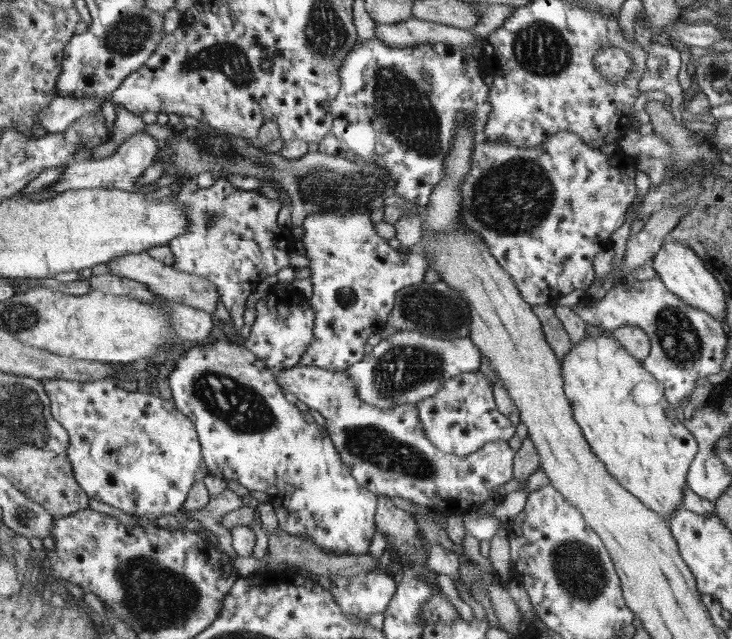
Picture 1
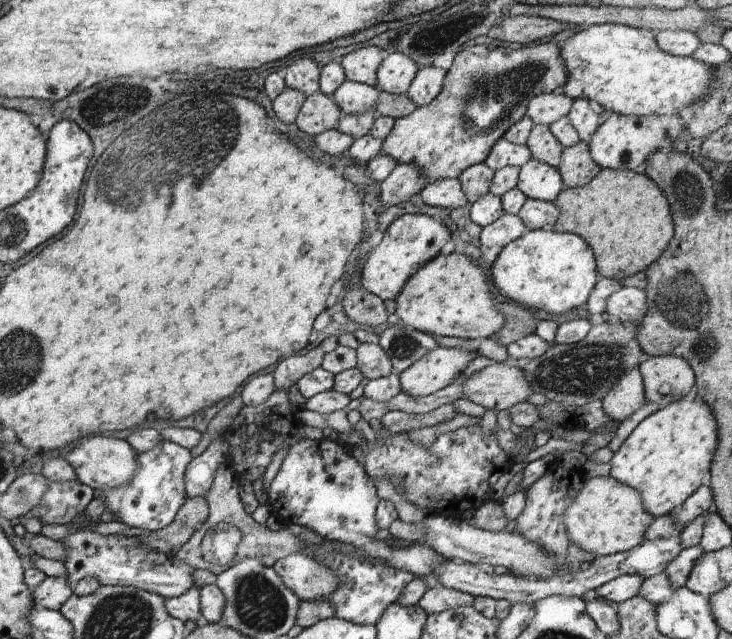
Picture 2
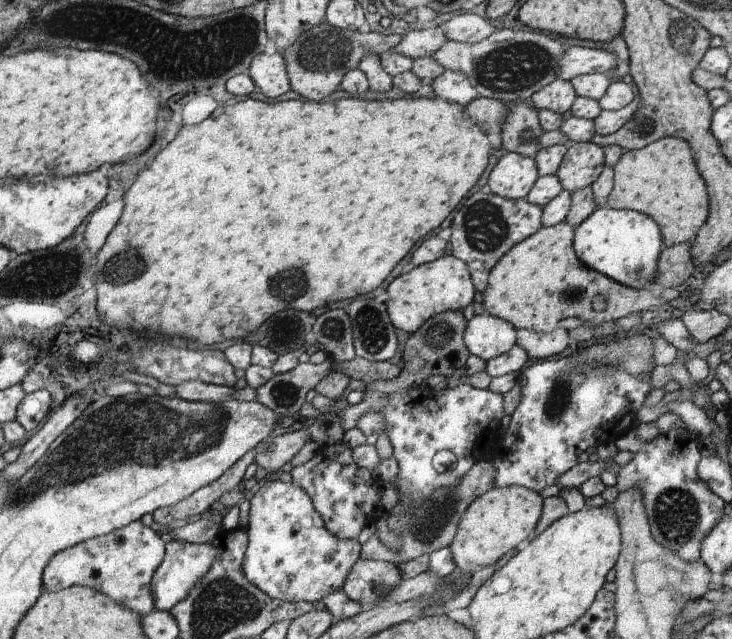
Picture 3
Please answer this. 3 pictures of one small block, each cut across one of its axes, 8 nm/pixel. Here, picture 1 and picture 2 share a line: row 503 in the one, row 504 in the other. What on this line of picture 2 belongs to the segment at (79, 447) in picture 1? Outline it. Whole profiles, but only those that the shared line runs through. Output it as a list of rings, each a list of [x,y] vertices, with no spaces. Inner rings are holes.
[[[169,441],[159,442],[159,446],[140,452],[137,474],[129,480],[129,484],[98,493],[103,500],[103,508],[113,514],[113,520],[133,528],[157,531],[167,527],[175,518],[175,513],[187,502],[183,474],[191,459],[189,450]]]

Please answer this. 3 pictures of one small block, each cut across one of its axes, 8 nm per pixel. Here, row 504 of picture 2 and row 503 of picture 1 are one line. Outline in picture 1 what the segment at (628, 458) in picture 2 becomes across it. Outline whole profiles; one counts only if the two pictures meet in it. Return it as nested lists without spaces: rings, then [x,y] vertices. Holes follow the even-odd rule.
[[[589,329],[587,334],[584,335],[577,344],[573,343],[570,346],[571,350],[561,358],[561,379],[563,382],[563,393],[567,402],[569,402],[569,407],[571,407],[571,413],[573,413],[573,421],[581,429],[584,439],[593,451],[593,454],[604,464],[607,472],[610,474],[611,478],[621,486],[625,491],[629,492],[633,497],[638,498],[649,510],[654,510],[660,518],[668,520],[675,509],[679,509],[680,500],[683,496],[683,488],[686,487],[686,470],[689,468],[689,463],[693,460],[695,453],[697,452],[697,445],[694,436],[683,427],[683,424],[677,420],[675,415],[675,410],[669,407],[669,402],[664,397],[663,387],[655,381],[655,378],[651,374],[647,373],[642,368],[640,362],[629,356],[627,352],[623,350],[623,347],[619,345],[617,339],[612,336],[609,332],[603,332],[601,330]]]

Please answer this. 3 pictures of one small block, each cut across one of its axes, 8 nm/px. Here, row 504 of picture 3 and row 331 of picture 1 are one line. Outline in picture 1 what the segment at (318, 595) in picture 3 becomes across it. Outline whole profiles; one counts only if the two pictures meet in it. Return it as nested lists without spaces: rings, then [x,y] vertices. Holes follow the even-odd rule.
[[[275,283],[270,286],[265,296],[255,303],[254,310],[253,324],[241,346],[247,348],[273,374],[299,364],[301,355],[314,338],[315,312],[308,299],[297,292],[292,284],[281,287]]]

